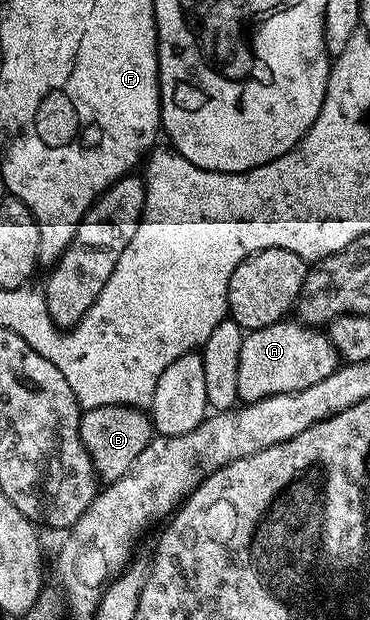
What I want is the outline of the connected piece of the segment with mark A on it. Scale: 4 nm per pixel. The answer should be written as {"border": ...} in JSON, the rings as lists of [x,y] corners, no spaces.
{"border":[[[291,319],[279,320],[244,336],[241,361],[237,361],[237,393],[243,403],[252,403],[265,397],[308,389],[329,377],[340,363],[335,346],[322,330]]]}

